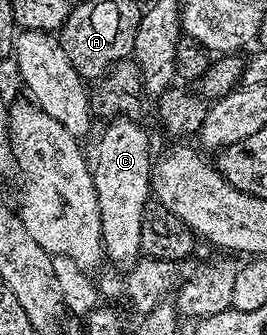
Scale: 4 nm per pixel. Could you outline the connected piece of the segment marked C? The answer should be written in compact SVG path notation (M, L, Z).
M134 118L111 119L98 140L98 161L92 164L96 198L100 206L102 247L108 260L119 264L122 270L129 270L140 259L140 230L148 215L146 203L152 200L150 140L138 123Z

